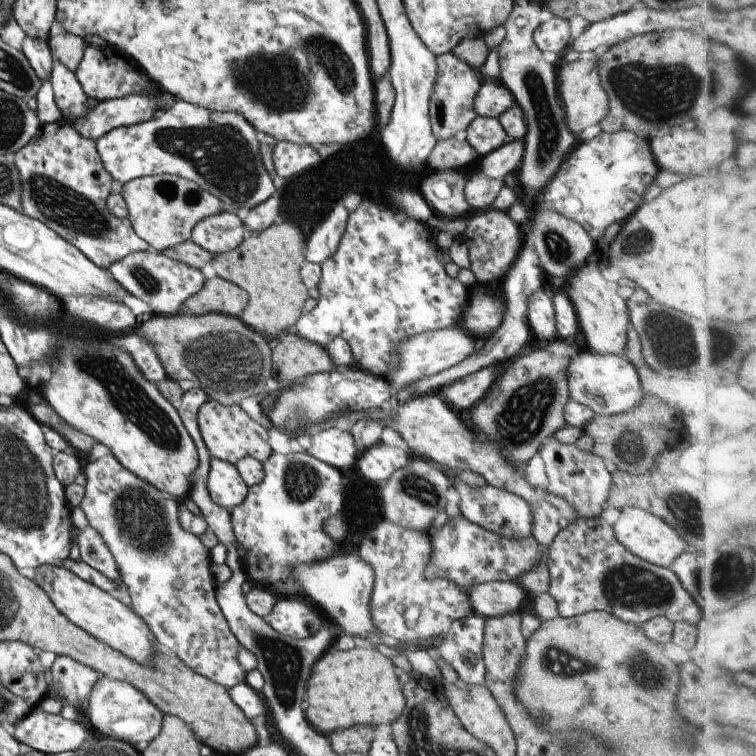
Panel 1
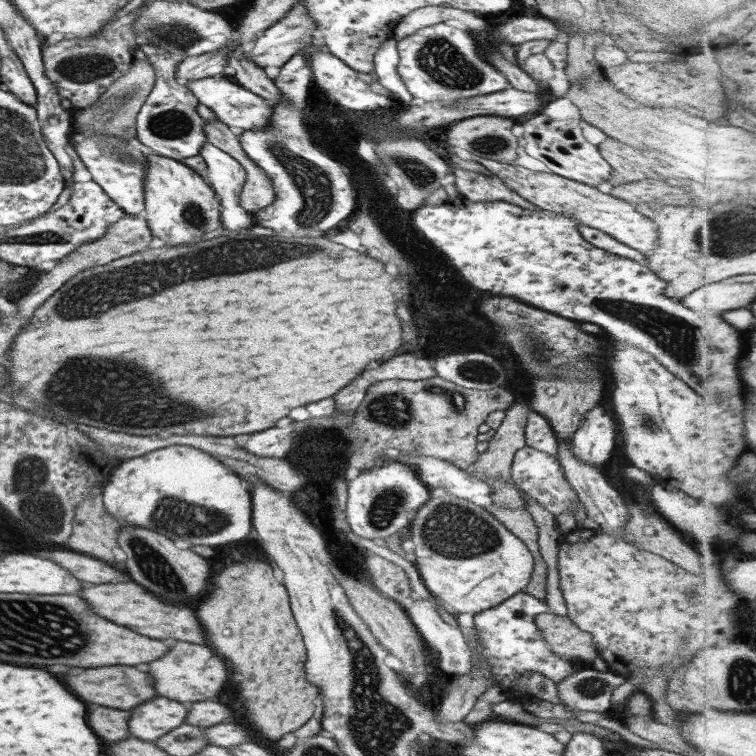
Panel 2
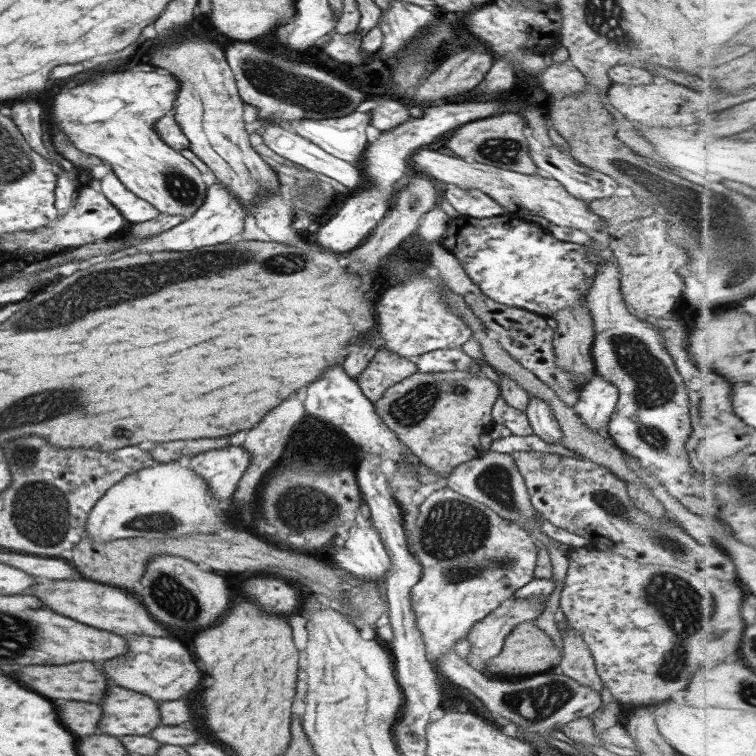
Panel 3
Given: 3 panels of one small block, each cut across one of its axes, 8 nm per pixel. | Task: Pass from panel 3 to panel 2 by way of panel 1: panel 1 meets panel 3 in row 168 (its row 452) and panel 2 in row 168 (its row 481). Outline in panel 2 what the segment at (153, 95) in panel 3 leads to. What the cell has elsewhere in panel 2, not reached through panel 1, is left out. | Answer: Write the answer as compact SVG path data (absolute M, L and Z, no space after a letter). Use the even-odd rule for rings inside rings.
M153 154L147 156L143 179L147 225L152 236L165 240L166 245L184 245L226 234L216 192L193 169L180 161Z

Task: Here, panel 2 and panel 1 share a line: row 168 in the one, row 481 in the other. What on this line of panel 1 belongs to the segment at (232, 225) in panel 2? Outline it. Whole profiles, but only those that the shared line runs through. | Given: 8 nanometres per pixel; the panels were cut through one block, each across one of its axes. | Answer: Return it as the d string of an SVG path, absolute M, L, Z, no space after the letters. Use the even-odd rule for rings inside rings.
M211 458L206 489L214 504L229 512L240 506L248 495L248 486L240 478L234 464Z

